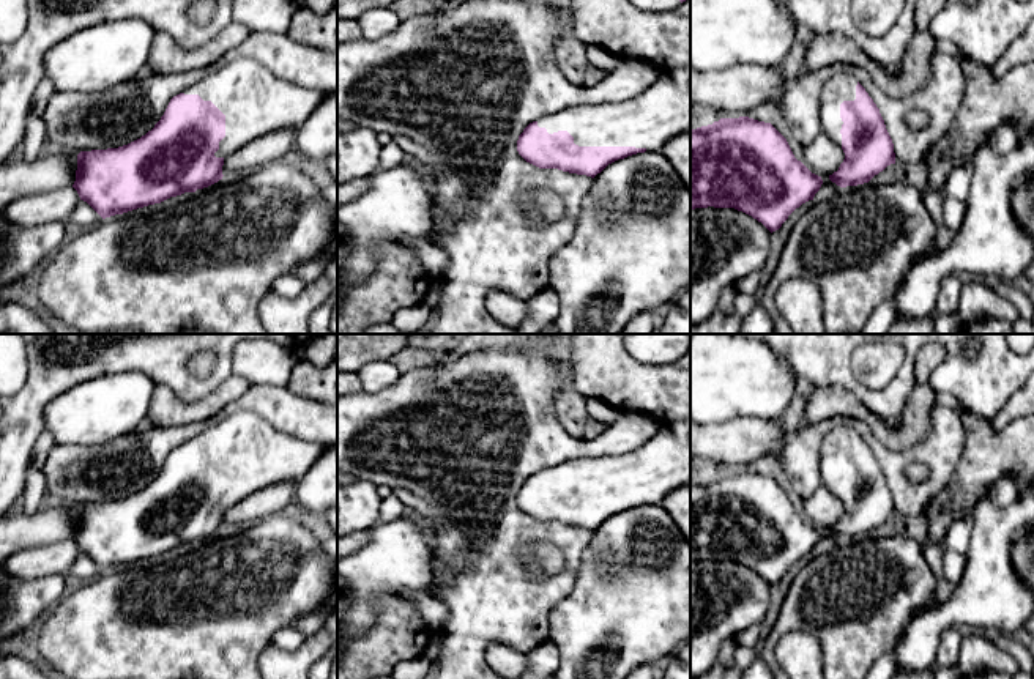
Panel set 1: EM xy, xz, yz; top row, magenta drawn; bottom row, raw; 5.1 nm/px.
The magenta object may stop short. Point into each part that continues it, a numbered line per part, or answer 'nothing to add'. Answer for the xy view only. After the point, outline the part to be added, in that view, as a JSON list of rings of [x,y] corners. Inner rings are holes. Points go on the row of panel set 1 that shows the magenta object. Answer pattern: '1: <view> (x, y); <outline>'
1: xy (254, 101); [[[251,58],[224,63],[181,93],[199,95],[225,115],[225,137],[219,142],[216,158],[225,158],[273,131],[298,132],[326,96],[326,91],[273,76]]]

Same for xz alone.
1: xz (648, 120); [[[690,66],[662,72],[649,88],[626,101],[572,106],[536,121],[549,134],[567,131],[578,147],[635,147],[659,153],[671,137],[690,132]]]

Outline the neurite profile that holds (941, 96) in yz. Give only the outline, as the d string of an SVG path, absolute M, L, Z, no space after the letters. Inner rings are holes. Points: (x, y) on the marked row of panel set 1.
M935 50L930 68L928 83L900 98L892 98L880 90L865 69L853 69L857 82L880 109L898 167L924 161L927 150L950 132L963 101L965 77L957 58ZM913 110L922 110L930 117L924 129L911 129L906 124L906 115Z

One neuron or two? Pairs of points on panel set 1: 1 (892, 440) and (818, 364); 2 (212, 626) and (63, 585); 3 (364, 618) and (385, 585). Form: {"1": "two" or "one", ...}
{"1": "two", "2": "two", "3": "one"}

